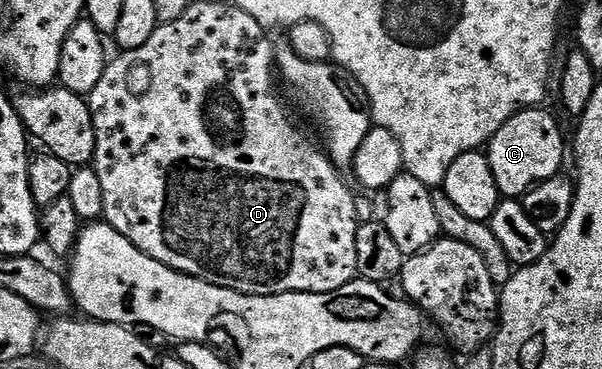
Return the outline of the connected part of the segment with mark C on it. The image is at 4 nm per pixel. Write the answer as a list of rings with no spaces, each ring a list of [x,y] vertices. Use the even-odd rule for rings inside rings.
[[[535,106],[533,108],[523,108],[521,112],[516,112],[508,122],[496,130],[496,134],[488,142],[485,149],[488,162],[492,166],[492,178],[496,178],[496,186],[499,193],[506,198],[521,198],[534,187],[535,184],[544,182],[552,176],[557,176],[563,171],[562,155],[567,155],[568,148],[562,145],[562,128],[554,121],[554,116],[550,112],[545,112],[545,107]]]

